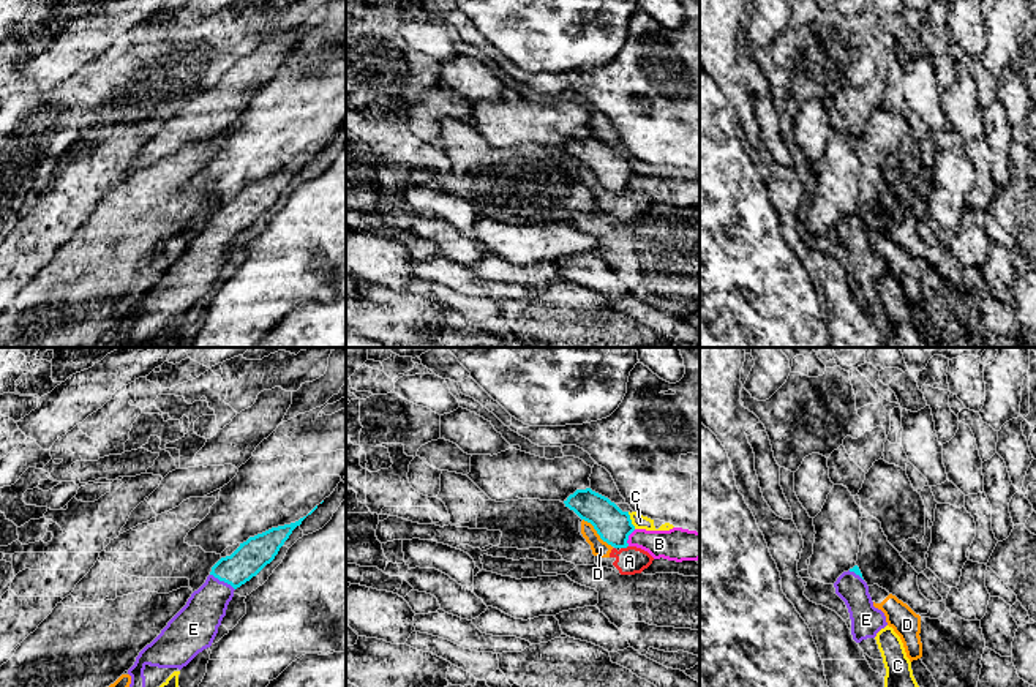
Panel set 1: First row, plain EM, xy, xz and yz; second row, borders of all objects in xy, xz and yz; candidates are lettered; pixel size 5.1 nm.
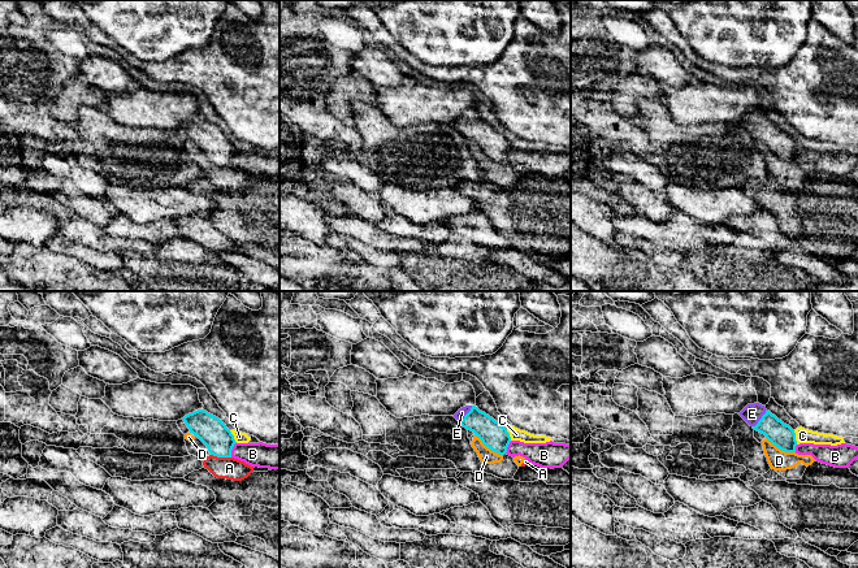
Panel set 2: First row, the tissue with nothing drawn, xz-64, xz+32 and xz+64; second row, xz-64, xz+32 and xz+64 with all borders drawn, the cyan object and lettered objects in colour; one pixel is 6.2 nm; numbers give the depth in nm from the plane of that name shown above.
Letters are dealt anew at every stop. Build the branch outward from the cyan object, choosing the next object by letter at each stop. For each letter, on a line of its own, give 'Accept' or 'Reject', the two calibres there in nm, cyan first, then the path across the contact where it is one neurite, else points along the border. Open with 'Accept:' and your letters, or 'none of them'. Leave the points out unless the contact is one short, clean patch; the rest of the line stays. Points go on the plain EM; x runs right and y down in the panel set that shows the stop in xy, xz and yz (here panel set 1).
Accept: E
A: Reject. Thickness 170 nm (cyan) against 140 nm
B: Reject. Thickness 170 nm (cyan) against 160 nm. Boundary: xz (635, 176), (629, 182), (627, 191)
C: Reject. Thickness 170 nm (cyan) against 70 nm. Boundary: xz (627, 158), (635, 174)
D: Reject. Thickness 170 nm (cyan) against 80 nm. Boundary: xz (583, 165), (611, 193)
E: Accept. Thickness 170 nm (cyan) against 220 nm. Path across: xy (251, 202), (223, 226), (198, 267)

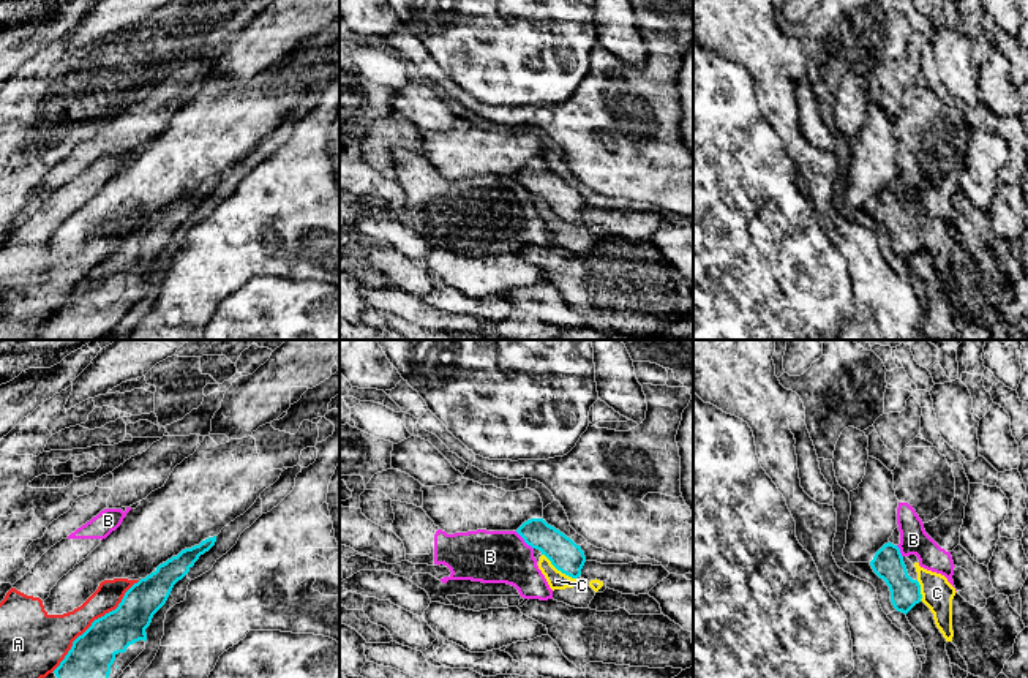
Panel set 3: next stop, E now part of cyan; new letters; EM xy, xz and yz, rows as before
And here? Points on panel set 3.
Accept: none of them
A: Reject. Thickness 240 nm (cyan) against 240 nm
B: Reject. Thickness 160 nm (cyan) against 280 nm. Boundary: xz (515, 177), (532, 195)
C: Reject. Thickness 160 nm (cyan) against 90 nm

